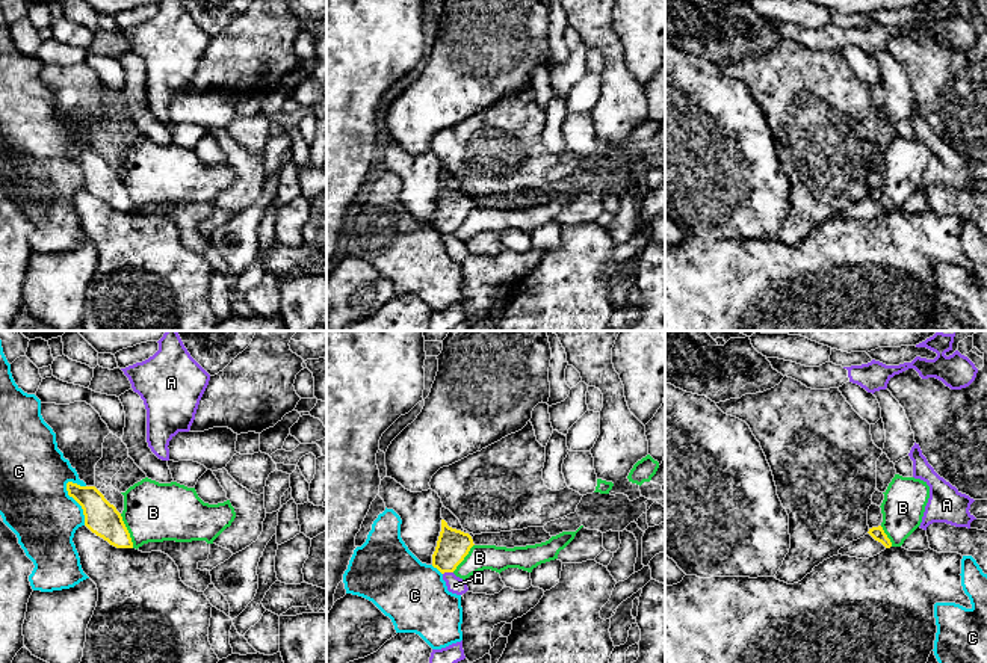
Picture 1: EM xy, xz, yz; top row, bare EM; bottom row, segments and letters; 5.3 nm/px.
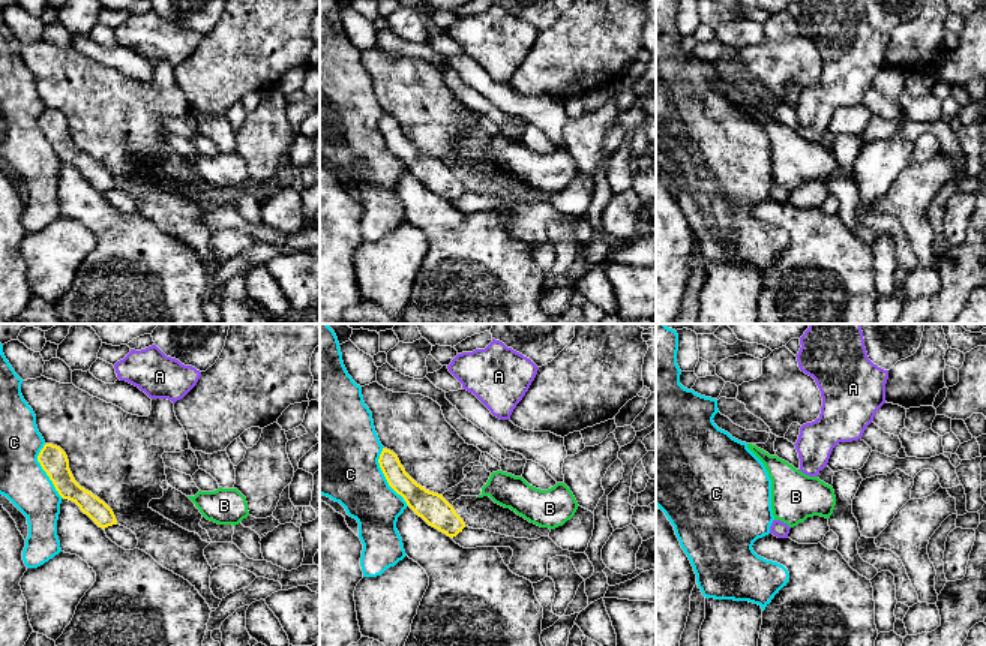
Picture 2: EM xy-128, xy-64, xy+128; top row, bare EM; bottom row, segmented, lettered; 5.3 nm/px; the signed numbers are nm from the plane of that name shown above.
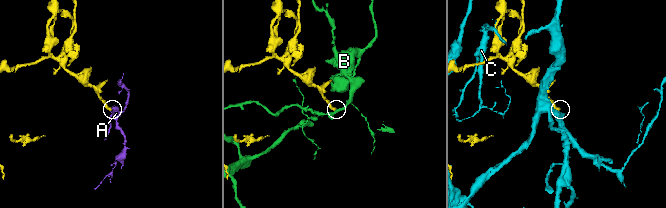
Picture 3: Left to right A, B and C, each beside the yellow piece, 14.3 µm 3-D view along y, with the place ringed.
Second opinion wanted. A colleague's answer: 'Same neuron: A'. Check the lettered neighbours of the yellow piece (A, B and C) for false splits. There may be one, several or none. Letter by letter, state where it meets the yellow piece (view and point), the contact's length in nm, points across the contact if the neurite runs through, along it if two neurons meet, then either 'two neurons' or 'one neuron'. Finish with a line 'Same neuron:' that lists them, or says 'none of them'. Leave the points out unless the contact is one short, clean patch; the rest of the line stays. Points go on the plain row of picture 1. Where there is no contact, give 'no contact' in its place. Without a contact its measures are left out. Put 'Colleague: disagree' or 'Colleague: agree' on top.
Colleague: disagree
A: contact xz (448, 233); length 60 nm; two neurons
B: contact xy (127, 192); length 200 nm; border xy (120, 175), (133, 209); two neurons
C: contact xy (77, 163); length 260 nm; two neurons
Same neuron: none of them

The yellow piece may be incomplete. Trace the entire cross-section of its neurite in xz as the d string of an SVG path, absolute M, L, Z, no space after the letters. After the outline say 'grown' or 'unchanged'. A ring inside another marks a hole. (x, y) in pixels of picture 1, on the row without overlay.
M441 181L441 193L432 216L432 228L441 236L453 234L473 207L473 201L469 195L452 190Z | unchanged

